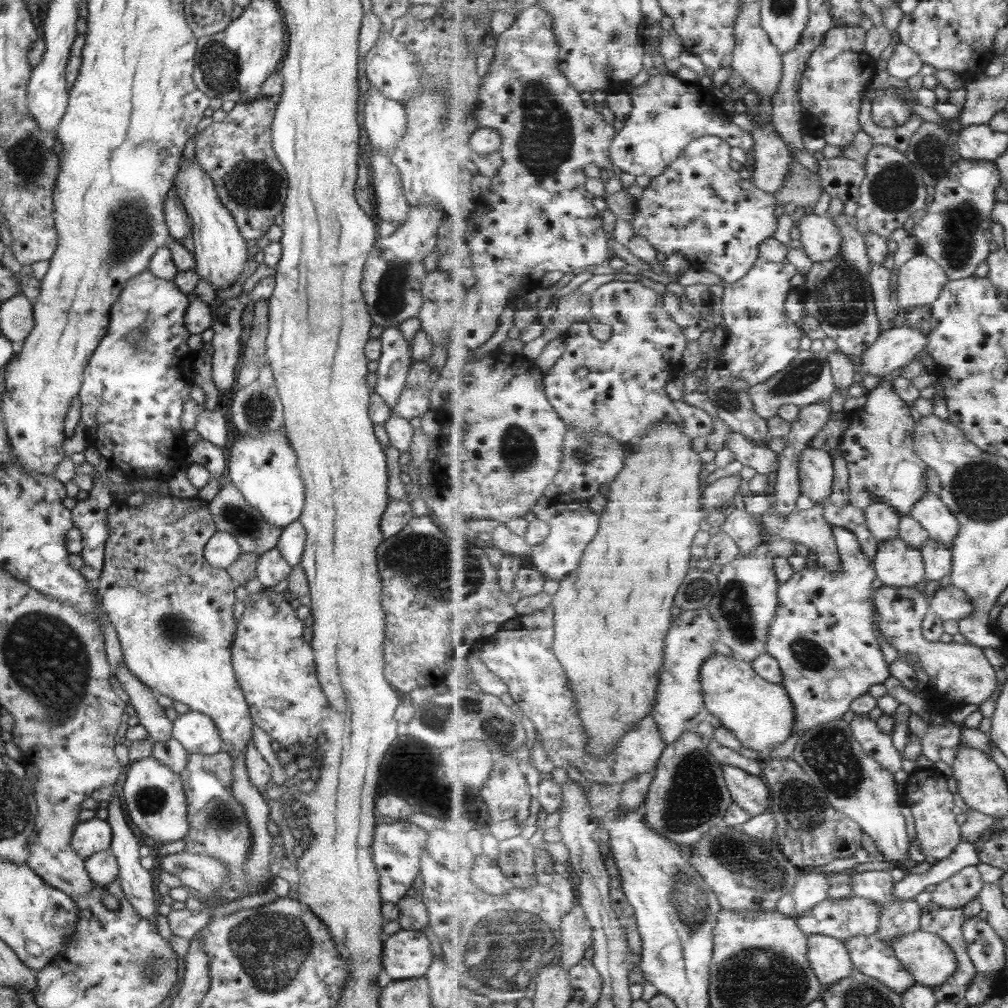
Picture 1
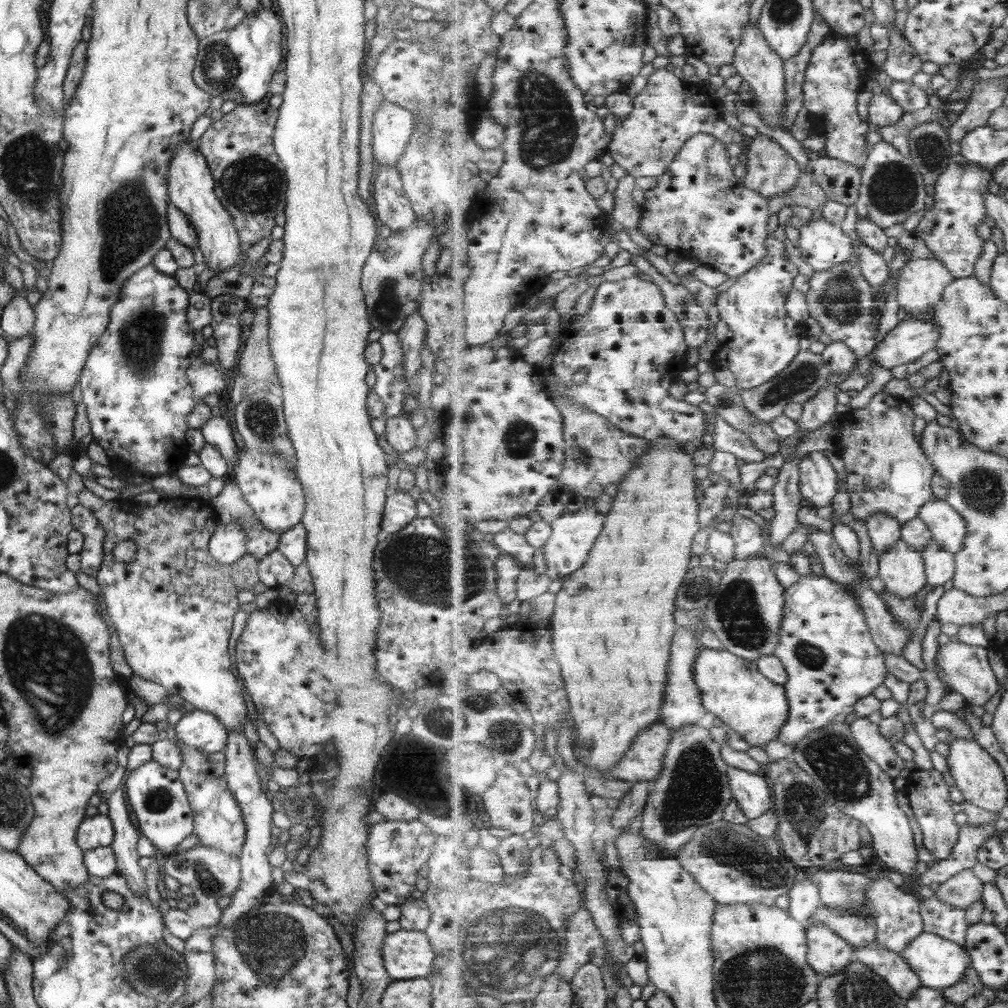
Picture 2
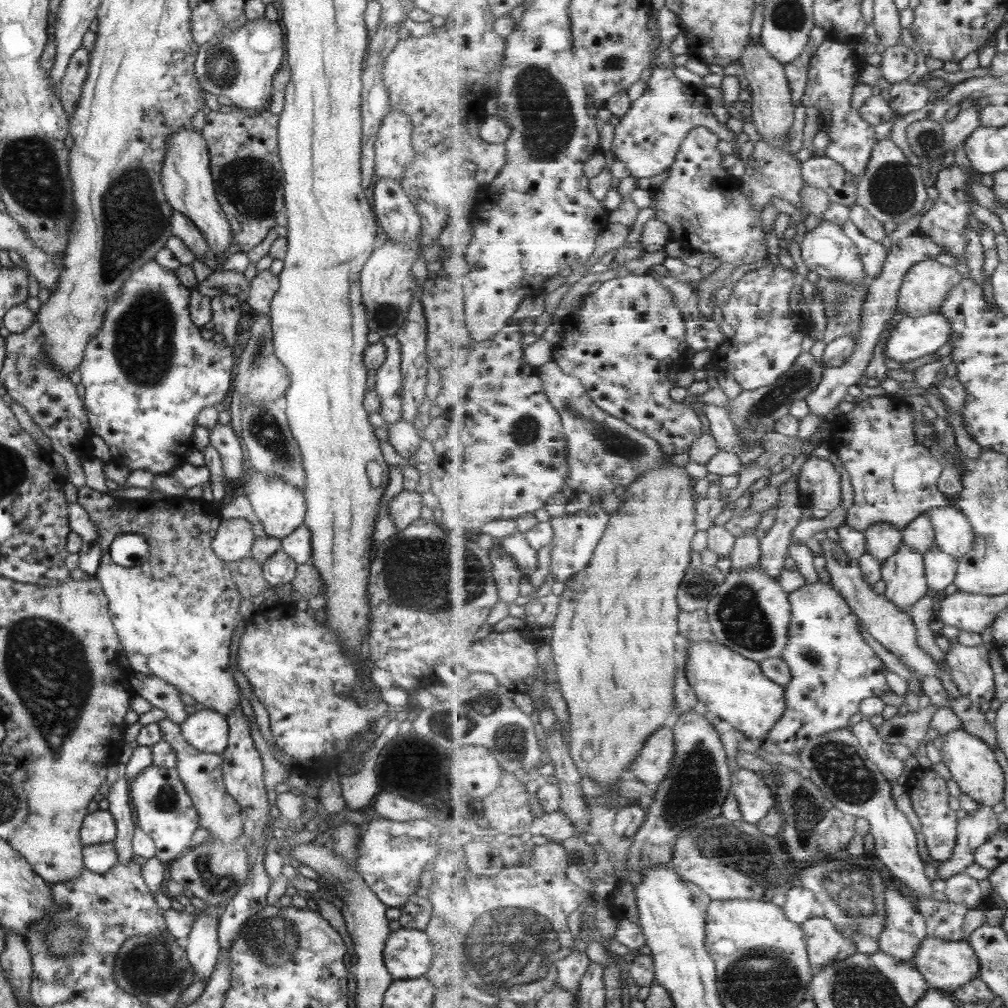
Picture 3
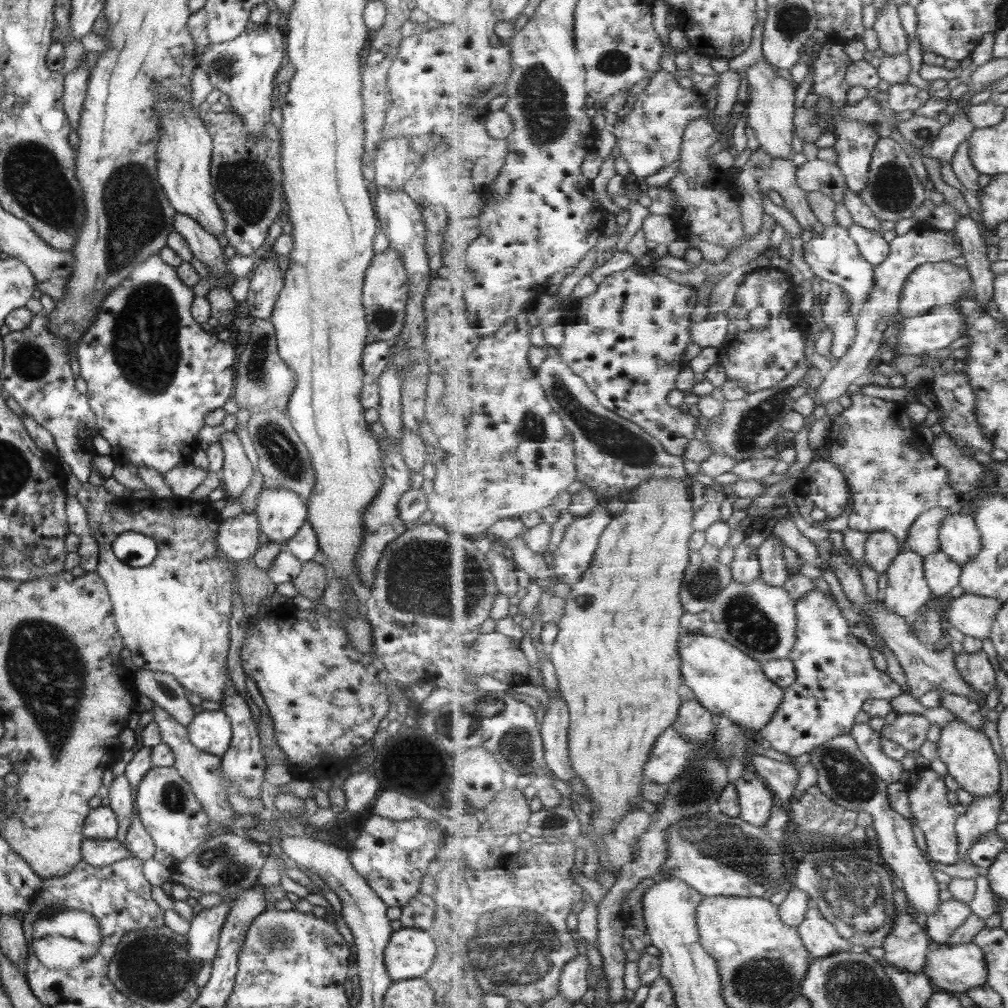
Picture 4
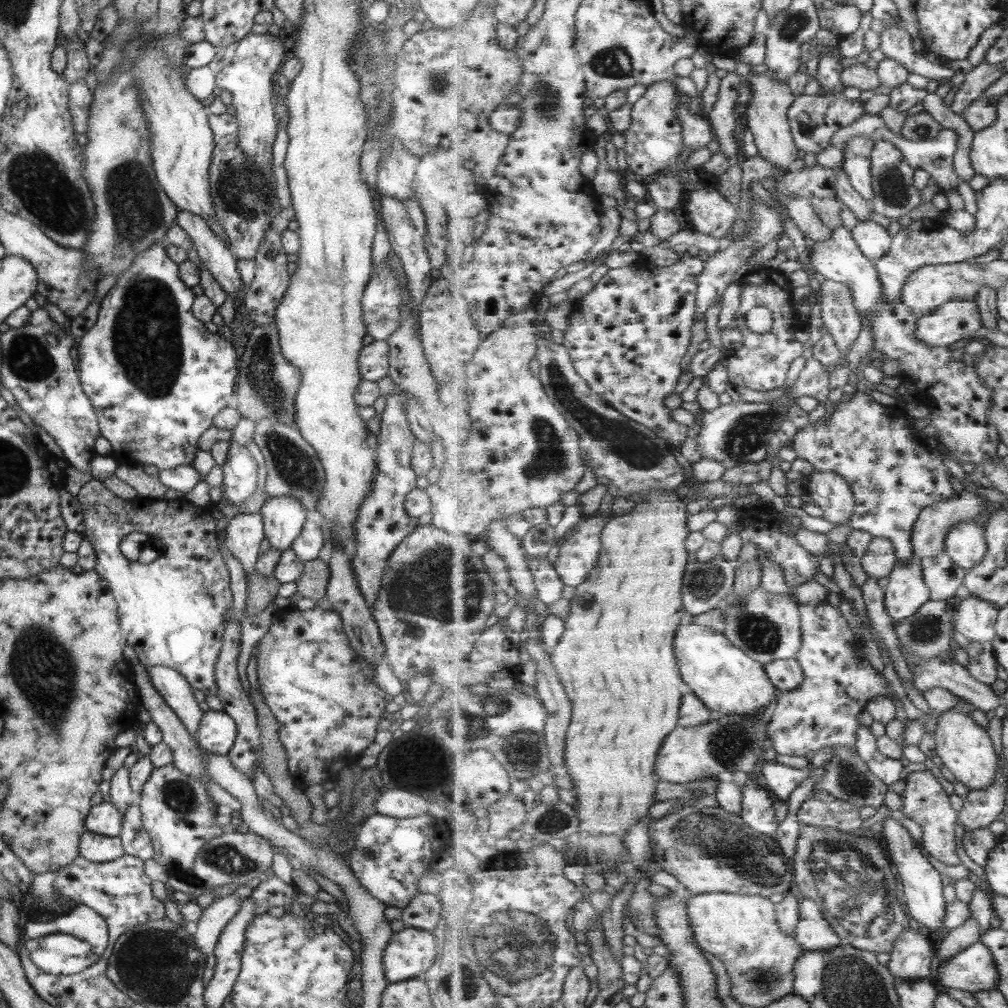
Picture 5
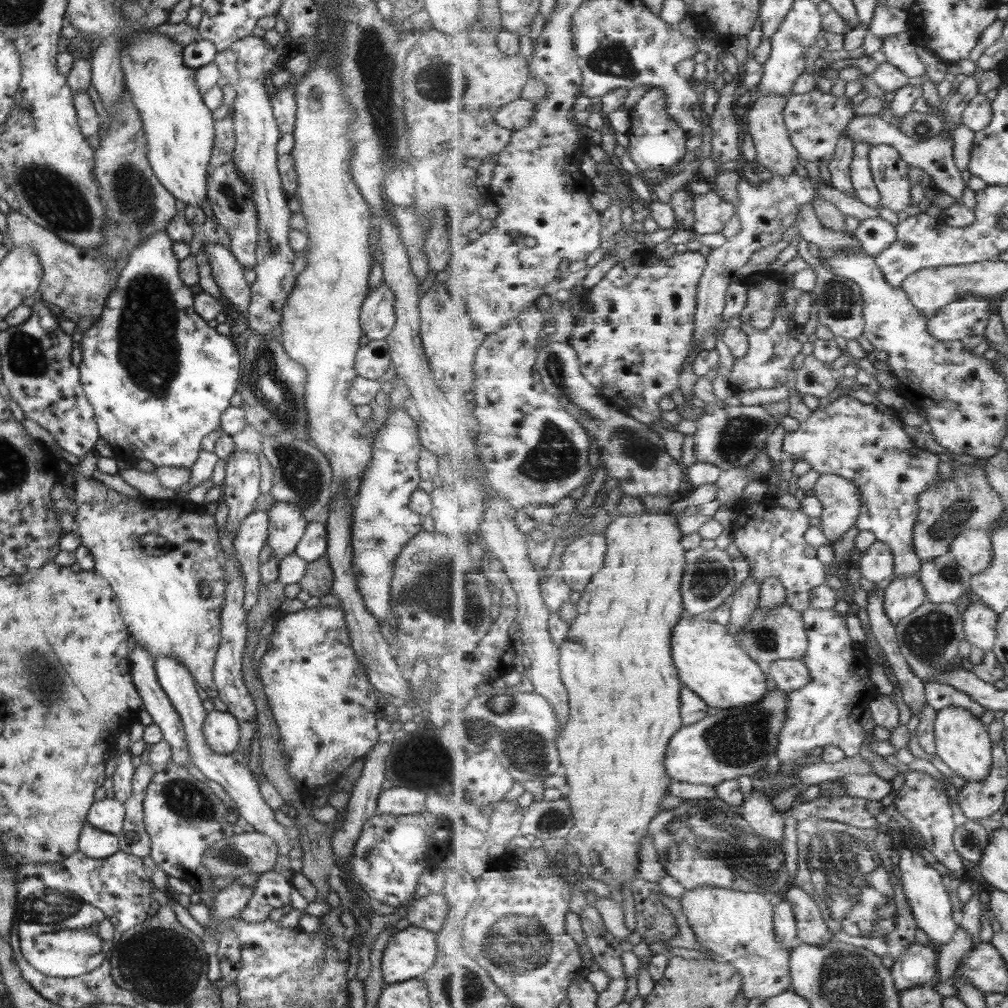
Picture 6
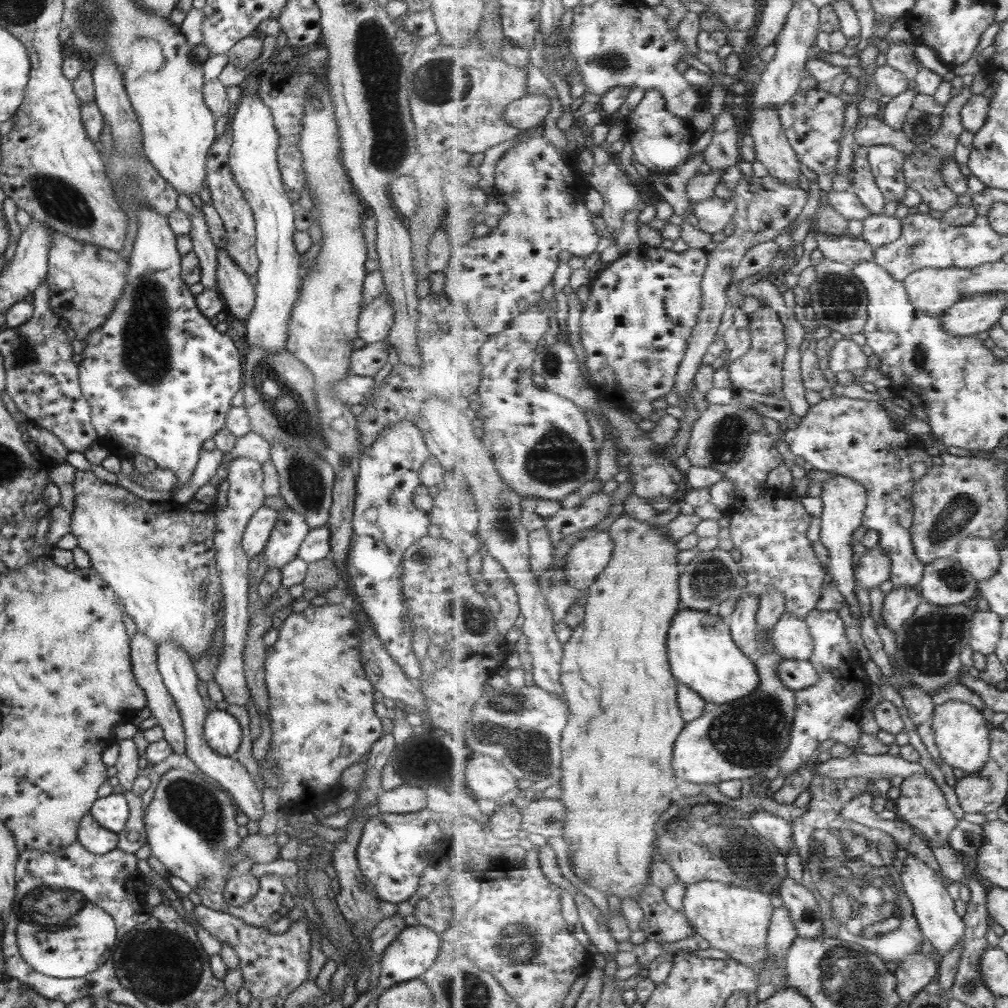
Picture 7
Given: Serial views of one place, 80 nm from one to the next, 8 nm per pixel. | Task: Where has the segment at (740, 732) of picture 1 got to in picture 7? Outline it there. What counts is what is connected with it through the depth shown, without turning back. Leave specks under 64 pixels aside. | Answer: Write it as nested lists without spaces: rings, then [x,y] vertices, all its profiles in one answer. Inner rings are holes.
[[[681,607],[673,619],[667,646],[675,678],[698,692],[707,702],[729,704],[751,696],[760,687],[762,677],[757,666],[738,648],[728,619],[711,610]]]

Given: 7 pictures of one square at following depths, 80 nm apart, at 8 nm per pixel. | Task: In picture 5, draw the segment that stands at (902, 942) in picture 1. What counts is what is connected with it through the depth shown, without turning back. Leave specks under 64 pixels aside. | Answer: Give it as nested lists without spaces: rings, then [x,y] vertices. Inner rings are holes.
[[[986,943],[972,944],[953,958],[936,962],[937,982],[946,988],[959,988],[969,993],[998,988],[1000,974],[994,953]]]

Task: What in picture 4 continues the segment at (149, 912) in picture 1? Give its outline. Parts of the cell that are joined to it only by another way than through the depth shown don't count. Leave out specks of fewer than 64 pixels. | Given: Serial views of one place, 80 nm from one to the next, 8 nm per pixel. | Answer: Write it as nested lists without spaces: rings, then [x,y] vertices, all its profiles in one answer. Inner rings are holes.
[[[117,775],[112,778],[111,784],[108,786],[109,804],[108,807],[116,816],[117,830],[116,839],[123,847],[126,846],[127,829],[132,821],[132,814],[134,813],[133,792],[128,780],[123,775]]]

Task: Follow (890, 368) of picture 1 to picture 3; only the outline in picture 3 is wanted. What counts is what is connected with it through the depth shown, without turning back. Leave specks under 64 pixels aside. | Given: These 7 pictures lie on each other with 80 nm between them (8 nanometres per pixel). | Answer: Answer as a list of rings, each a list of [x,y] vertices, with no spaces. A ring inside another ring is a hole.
[[[943,312],[919,317],[906,316],[891,331],[885,355],[899,364],[911,362],[945,346],[952,334],[951,321]]]

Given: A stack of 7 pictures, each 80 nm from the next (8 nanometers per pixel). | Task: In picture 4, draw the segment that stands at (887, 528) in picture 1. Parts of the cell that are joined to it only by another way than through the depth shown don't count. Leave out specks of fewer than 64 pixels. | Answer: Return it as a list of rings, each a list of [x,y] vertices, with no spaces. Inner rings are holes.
[[[875,531],[869,533],[866,544],[864,564],[875,569],[877,574],[887,574],[895,558],[901,553],[899,540],[891,532]]]

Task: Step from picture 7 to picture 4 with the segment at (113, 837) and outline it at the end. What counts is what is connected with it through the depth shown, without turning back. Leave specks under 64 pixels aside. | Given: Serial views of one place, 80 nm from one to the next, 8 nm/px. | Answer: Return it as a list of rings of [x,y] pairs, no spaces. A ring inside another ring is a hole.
[[[83,838],[80,846],[82,861],[93,868],[109,866],[118,860],[131,856],[127,849],[119,844],[116,838],[111,840],[95,840]]]

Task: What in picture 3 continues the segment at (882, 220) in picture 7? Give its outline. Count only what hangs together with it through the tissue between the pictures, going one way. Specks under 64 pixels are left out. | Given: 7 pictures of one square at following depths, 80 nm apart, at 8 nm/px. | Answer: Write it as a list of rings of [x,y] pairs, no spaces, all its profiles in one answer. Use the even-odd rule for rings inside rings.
[[[851,219],[842,227],[847,236],[852,238],[858,246],[858,251],[865,267],[866,284],[869,286],[883,272],[883,267],[888,257],[887,248],[881,242],[865,236]]]

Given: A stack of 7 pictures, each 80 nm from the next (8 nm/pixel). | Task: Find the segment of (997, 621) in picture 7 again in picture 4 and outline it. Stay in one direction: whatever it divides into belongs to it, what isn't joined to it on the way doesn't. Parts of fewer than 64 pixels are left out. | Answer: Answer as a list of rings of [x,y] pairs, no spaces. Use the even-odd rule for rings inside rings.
[[[964,593],[949,603],[946,619],[965,636],[985,640],[990,638],[993,623],[1003,605],[997,598]]]

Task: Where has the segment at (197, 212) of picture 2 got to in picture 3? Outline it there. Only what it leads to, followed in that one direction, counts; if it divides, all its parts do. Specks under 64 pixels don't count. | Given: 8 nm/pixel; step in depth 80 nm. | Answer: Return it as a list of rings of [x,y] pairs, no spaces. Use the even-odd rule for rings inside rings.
[[[191,125],[178,128],[167,137],[159,178],[164,197],[172,210],[186,216],[203,235],[208,246],[205,256],[215,259],[219,254],[225,254],[232,245],[230,224],[215,198],[205,141]]]

